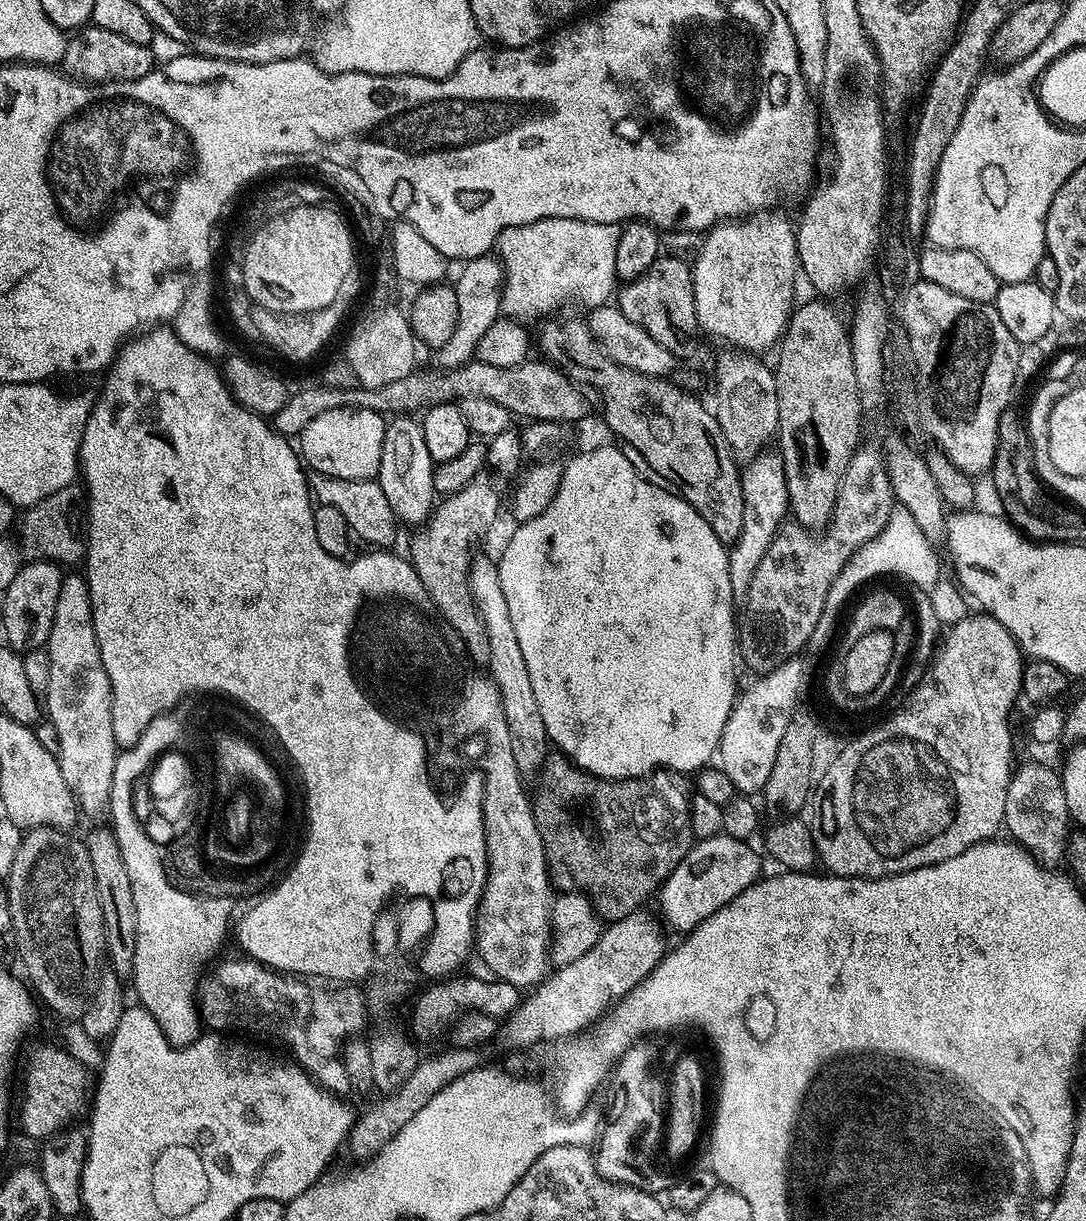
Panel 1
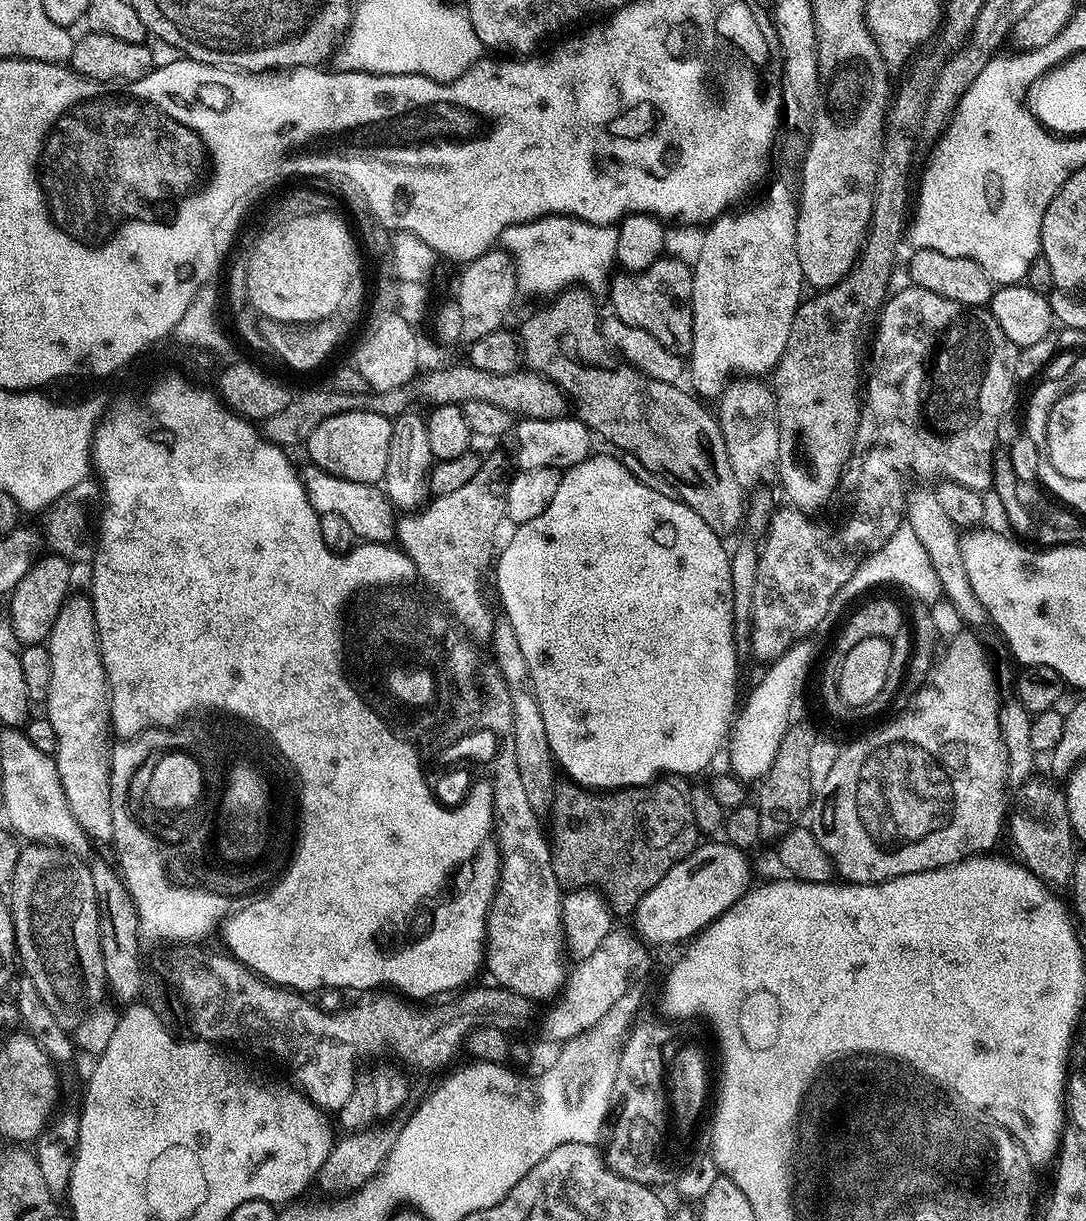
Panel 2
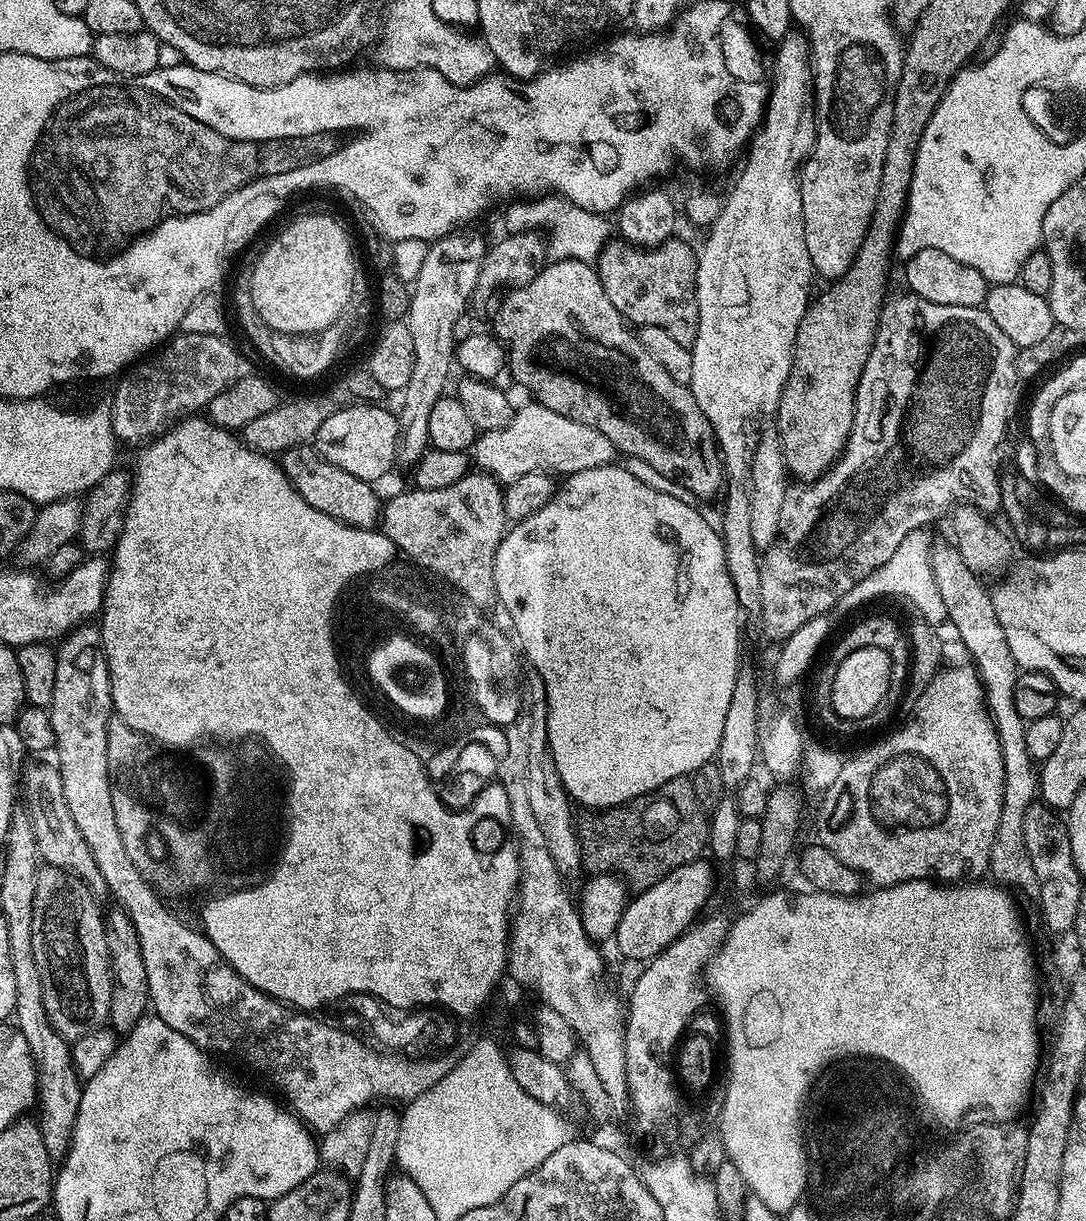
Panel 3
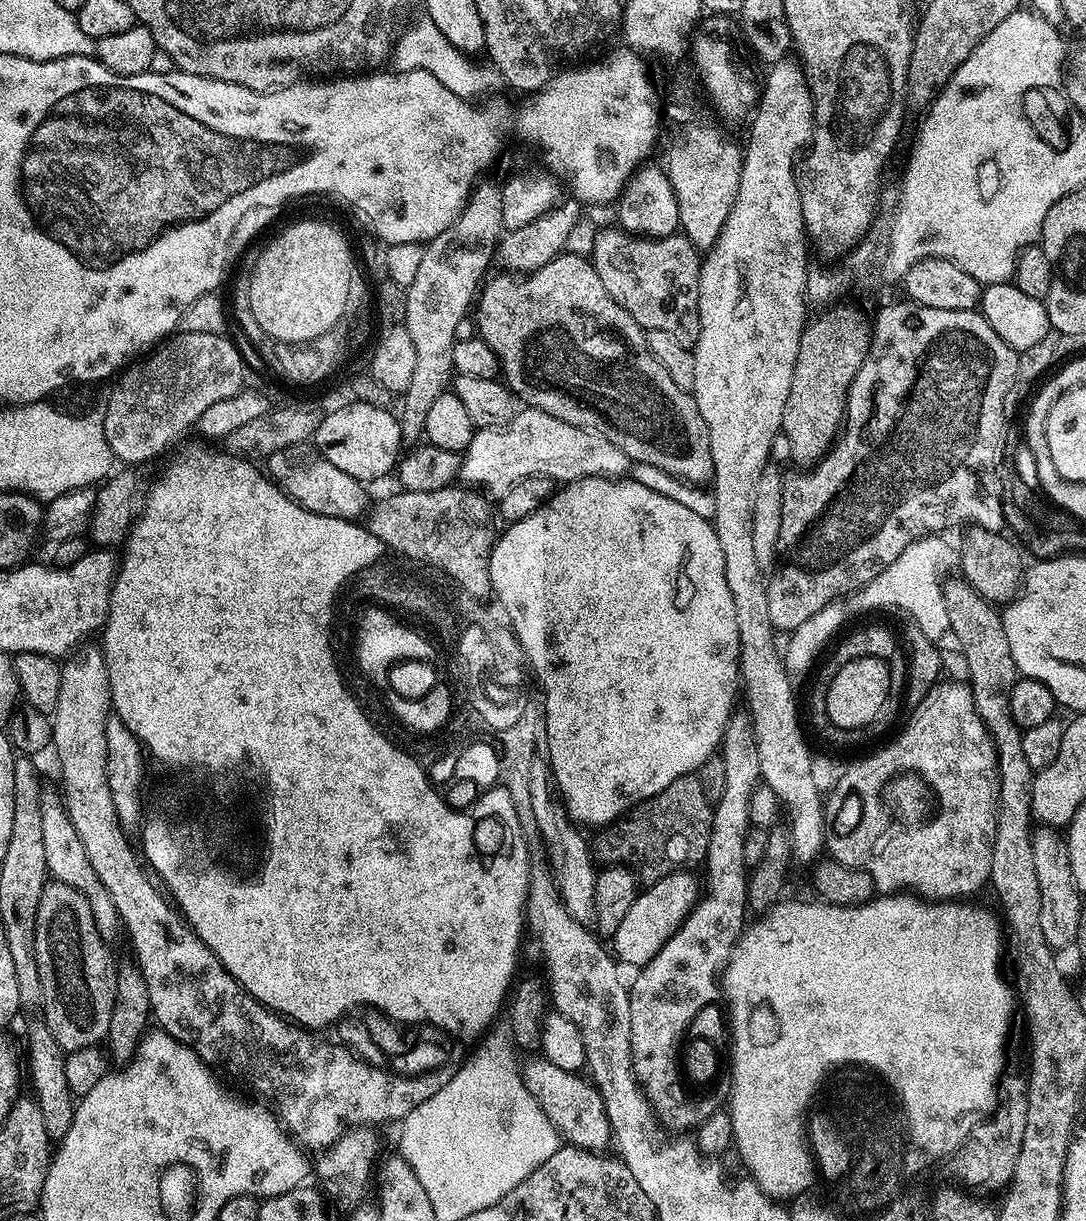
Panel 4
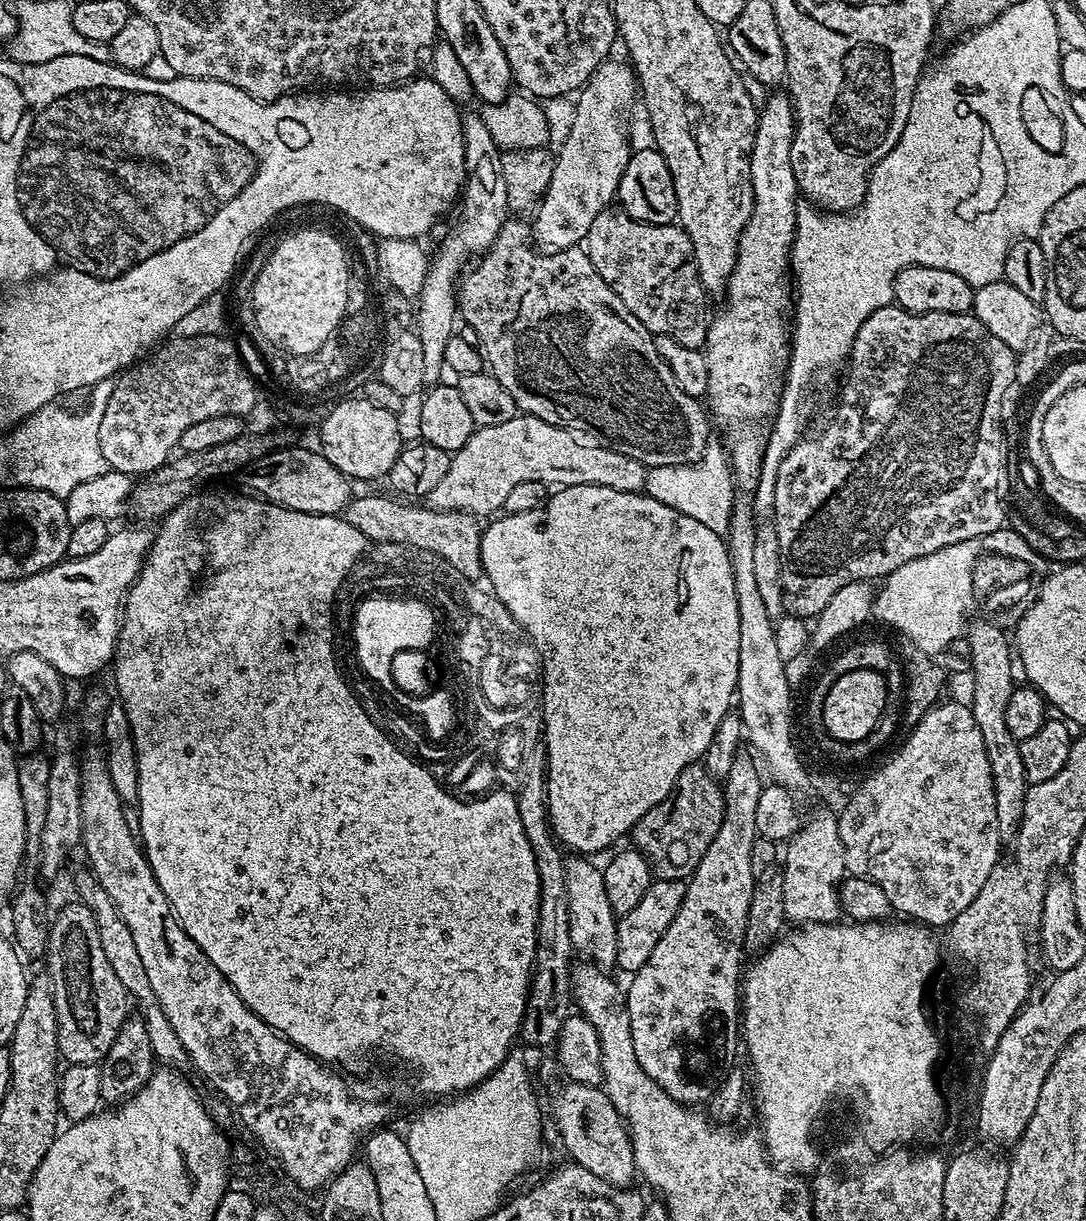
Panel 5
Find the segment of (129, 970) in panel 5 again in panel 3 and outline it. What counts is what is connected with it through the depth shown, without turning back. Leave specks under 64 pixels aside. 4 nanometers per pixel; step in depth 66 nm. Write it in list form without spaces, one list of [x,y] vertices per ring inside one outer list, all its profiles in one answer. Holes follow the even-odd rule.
[[[32,764],[25,770],[24,776],[22,772],[22,800],[32,819],[41,861],[45,865],[61,868],[78,877],[98,901],[107,901],[110,893],[106,886],[106,878],[102,878],[102,870],[98,870],[98,862],[94,862],[94,854],[90,854],[90,846],[86,846],[86,842],[82,839],[78,825],[70,814],[70,806],[66,806],[60,769],[56,766],[51,767]]]

